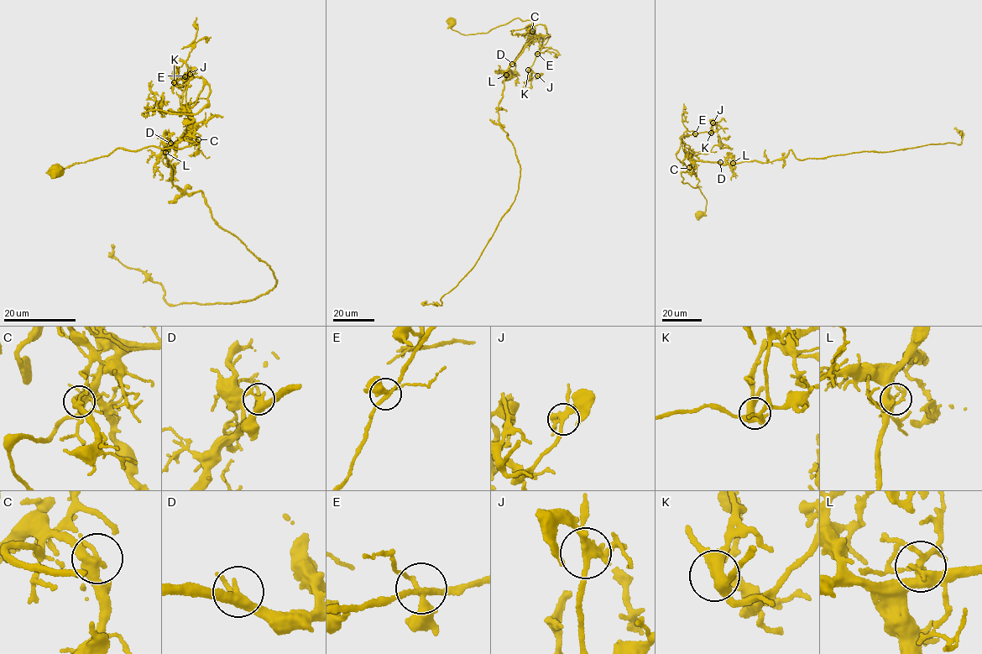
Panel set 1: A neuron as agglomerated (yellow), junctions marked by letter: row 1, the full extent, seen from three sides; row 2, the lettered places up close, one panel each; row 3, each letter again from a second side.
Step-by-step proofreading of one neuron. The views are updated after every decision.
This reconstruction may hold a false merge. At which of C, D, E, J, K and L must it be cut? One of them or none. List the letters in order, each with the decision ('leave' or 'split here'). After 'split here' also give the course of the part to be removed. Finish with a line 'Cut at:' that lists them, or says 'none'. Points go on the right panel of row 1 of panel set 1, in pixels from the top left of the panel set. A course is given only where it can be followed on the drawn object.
C: split here; course (690, 167), (689, 154), (681, 136), (709, 133), (713, 124), (728, 128)
D: leave
E: leave
J: leave
K: leave
L: leave
Cut at: C

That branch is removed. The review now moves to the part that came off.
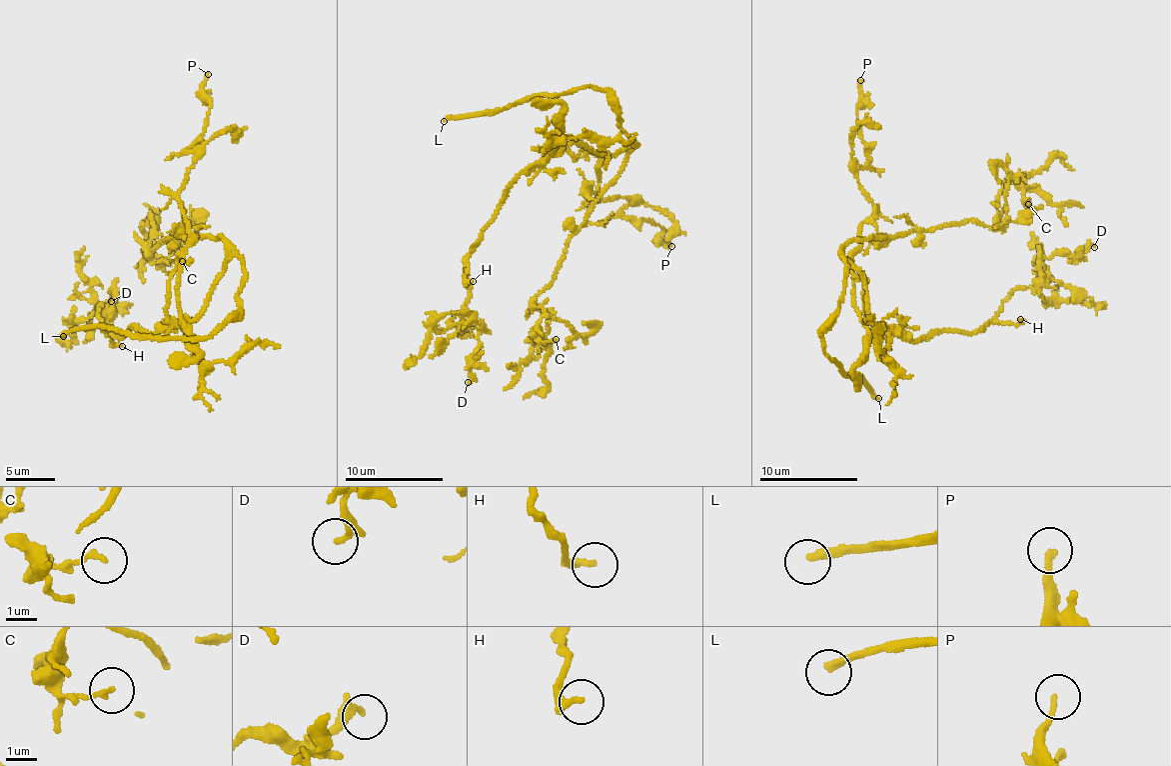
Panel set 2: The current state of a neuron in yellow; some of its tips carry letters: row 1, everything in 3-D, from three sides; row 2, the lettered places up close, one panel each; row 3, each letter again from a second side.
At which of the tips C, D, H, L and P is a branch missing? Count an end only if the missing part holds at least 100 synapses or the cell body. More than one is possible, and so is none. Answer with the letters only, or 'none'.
H, L

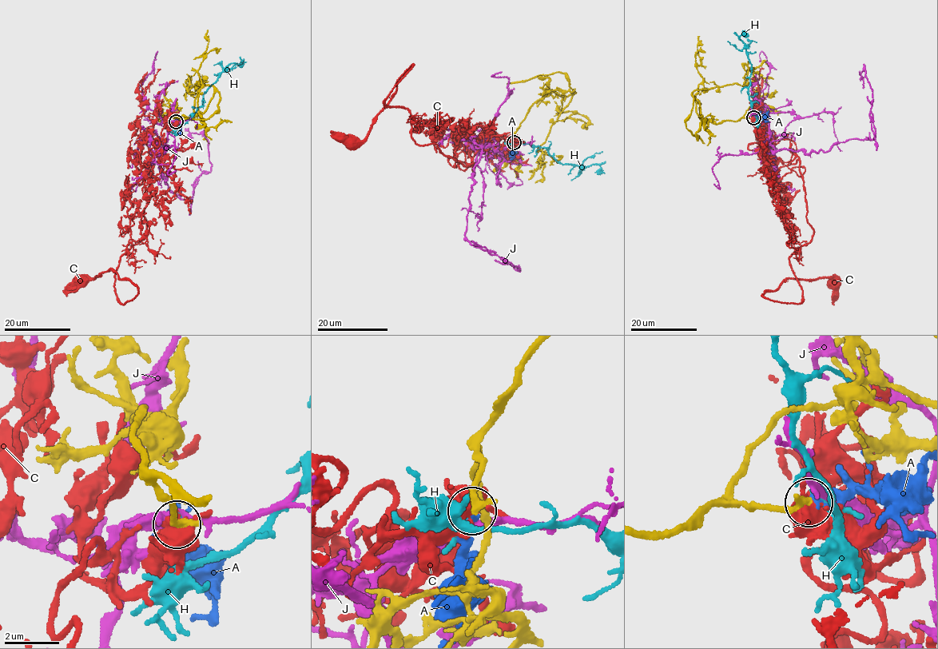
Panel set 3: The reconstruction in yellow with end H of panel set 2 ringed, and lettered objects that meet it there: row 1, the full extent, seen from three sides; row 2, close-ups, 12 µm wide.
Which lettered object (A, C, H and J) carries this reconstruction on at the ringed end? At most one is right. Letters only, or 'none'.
none

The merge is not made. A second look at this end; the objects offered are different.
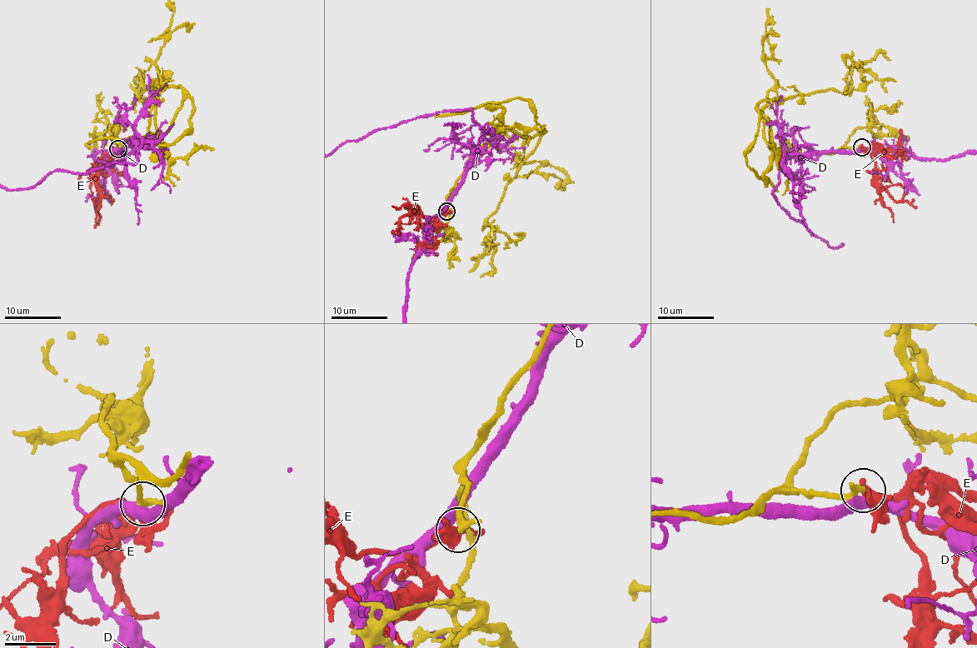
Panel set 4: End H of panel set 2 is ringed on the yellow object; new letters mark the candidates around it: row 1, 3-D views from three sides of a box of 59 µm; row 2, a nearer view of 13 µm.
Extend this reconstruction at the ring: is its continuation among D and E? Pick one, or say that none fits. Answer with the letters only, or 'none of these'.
E

